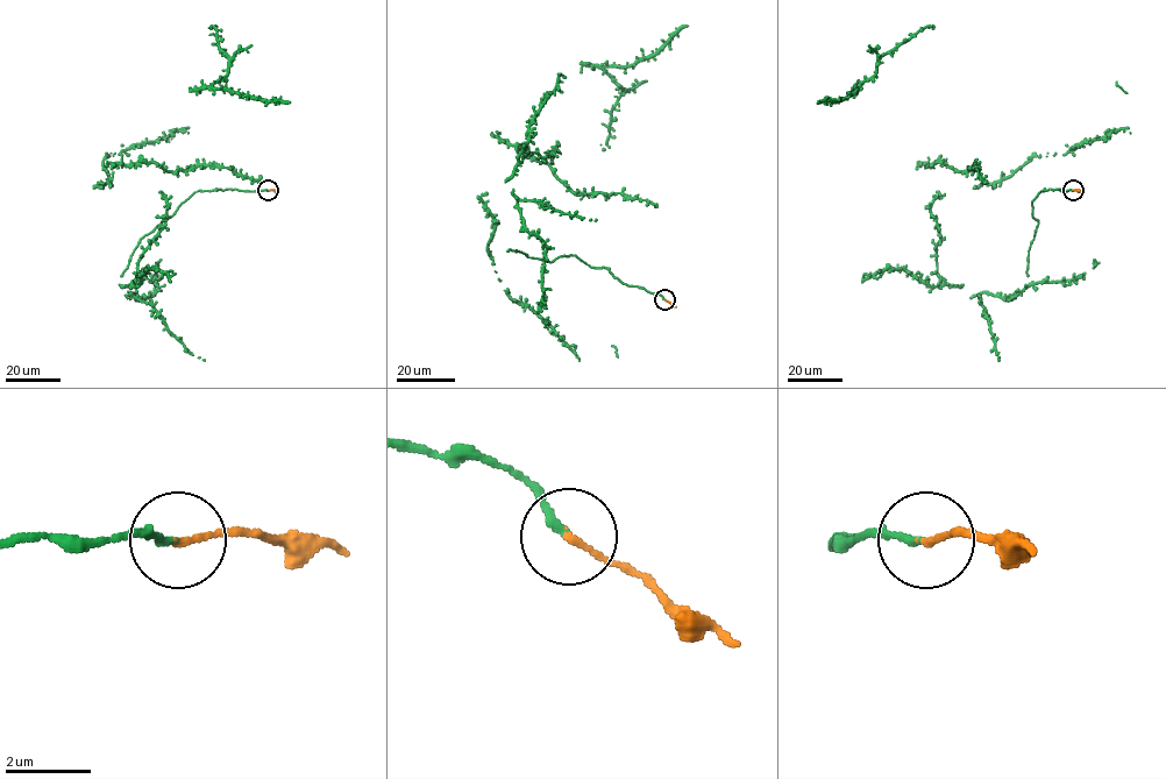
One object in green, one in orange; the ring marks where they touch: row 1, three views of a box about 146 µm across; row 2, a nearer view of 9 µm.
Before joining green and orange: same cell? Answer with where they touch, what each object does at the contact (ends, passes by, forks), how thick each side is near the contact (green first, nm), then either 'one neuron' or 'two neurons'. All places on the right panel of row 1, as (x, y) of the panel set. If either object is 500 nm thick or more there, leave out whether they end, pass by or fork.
place (1073, 190); green ends; orange ends; calibres 170 and 160 nm; one neuron

